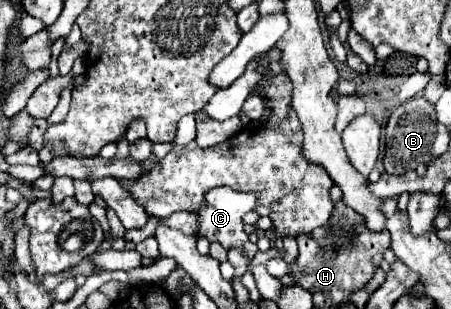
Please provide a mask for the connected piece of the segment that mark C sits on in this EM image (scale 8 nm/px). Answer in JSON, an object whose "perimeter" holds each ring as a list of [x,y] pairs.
{"perimeter":[[[227,186],[209,190],[209,194],[205,194],[205,204],[197,212],[197,224],[199,224],[197,238],[207,238],[209,242],[219,242],[227,250],[235,248],[235,246],[243,246],[249,240],[249,236],[245,232],[243,216],[249,210],[253,210],[255,206],[257,206],[255,194],[237,192],[237,190],[231,190]]]}

